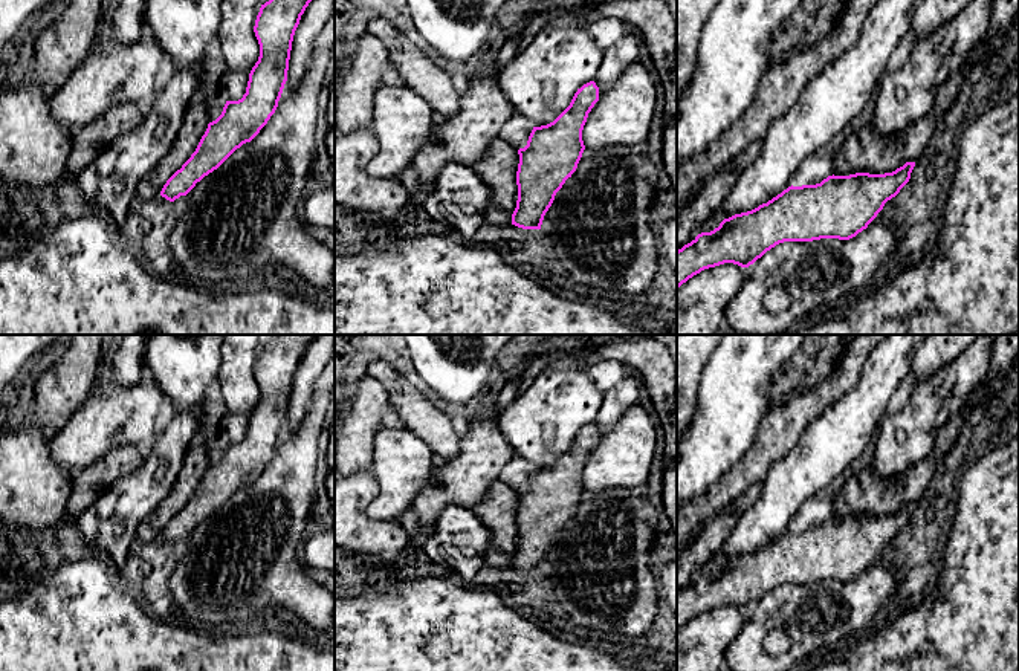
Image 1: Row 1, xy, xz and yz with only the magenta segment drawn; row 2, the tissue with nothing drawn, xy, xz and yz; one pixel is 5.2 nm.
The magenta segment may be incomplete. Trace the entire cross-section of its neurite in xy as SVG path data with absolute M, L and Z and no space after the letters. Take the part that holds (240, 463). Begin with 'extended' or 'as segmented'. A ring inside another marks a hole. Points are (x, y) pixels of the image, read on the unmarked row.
extended | M277 335L261 347L254 368L260 399L249 416L246 436L238 443L226 443L212 465L206 445L191 445L167 497L139 523L136 541L150 543L160 536L174 544L186 538L260 475L278 449L295 373L316 336Z

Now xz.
extended | M590 423L577 431L570 448L553 465L533 469L524 491L518 492L501 480L489 486L484 498L472 509L490 535L486 564L497 570L515 567L541 572L556 535L577 511L585 492L582 472L597 443L599 430Z

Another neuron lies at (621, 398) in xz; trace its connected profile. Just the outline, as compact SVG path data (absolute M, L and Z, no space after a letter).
M636 373L625 376L617 385L603 394L603 400L594 425L597 430L610 430L622 416L639 404L639 381Z

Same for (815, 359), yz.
M807 335L801 348L779 370L775 385L775 402L784 402L794 390L817 387L834 370L843 335Z

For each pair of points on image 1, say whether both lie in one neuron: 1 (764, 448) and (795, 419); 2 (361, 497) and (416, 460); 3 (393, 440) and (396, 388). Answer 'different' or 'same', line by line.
1: same
2: different
3: different

